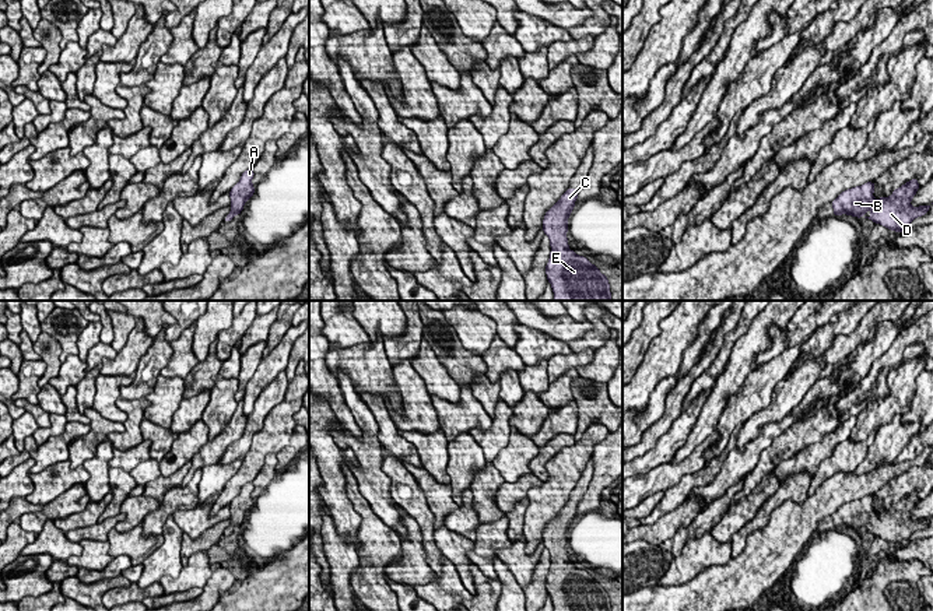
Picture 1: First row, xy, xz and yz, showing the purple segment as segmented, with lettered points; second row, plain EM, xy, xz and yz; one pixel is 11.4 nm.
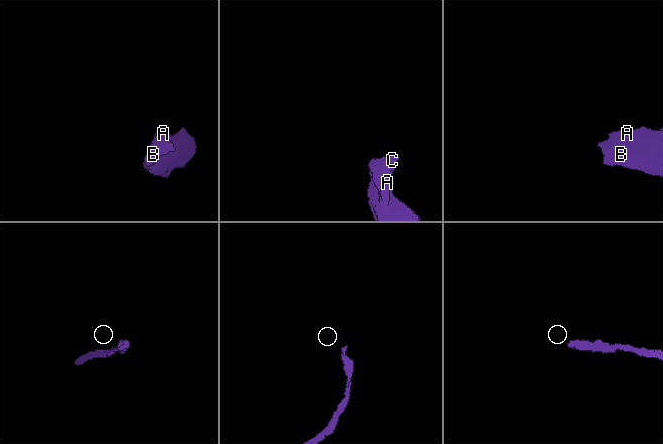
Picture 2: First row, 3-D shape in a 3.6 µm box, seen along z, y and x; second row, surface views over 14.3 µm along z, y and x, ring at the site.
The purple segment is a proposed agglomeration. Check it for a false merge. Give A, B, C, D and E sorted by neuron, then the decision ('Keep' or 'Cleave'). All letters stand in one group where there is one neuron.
Groups: A B C D E. Keep

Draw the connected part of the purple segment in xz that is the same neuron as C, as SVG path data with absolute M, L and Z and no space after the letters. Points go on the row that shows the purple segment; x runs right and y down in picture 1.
M568 187L543 220L543 231L551 246L546 274L554 292L553 301L611 301L607 277L568 246L568 218L576 199L578 190Z

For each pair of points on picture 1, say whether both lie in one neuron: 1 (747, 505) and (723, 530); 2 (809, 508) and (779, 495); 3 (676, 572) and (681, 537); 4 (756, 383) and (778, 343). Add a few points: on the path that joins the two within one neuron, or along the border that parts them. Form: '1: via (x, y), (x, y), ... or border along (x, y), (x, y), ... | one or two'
1: via (743, 511), (729, 525) | one
2: border along (807, 497), (800, 502), (785, 499), (767, 525) | two
3: border along (686, 545), (679, 555), (673, 557) | two
4: border along (786, 348), (757, 368) | two

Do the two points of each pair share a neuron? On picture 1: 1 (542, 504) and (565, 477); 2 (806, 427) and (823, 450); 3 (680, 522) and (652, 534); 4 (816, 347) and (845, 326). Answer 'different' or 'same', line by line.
1: same
2: different
3: same
4: same

